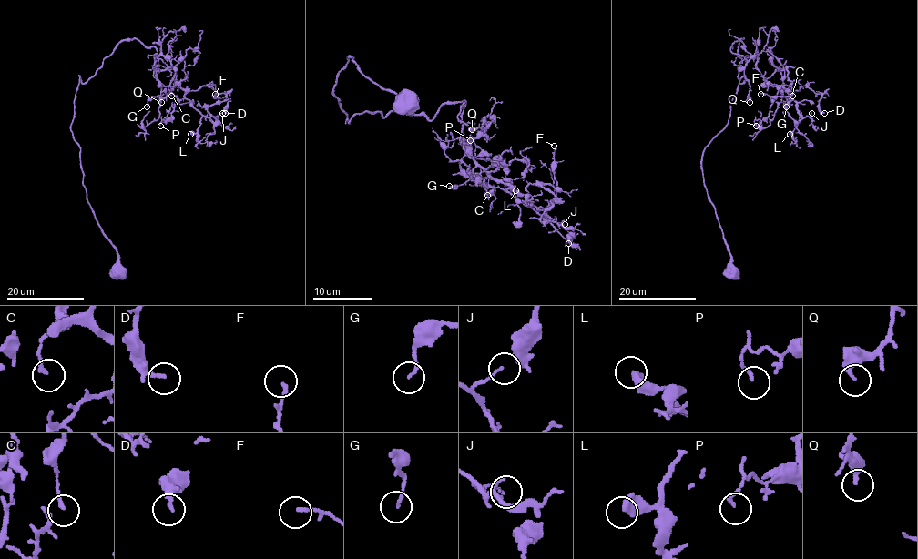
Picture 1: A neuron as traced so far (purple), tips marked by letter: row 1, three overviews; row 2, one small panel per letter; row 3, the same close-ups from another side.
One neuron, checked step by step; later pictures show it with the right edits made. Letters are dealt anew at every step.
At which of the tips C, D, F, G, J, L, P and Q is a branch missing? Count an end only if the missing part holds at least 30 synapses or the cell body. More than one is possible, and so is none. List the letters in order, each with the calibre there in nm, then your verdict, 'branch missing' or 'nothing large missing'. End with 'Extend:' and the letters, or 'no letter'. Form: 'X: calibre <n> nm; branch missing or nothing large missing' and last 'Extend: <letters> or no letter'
C: calibre 170 nm; nothing large missing
D: calibre 240 nm; nothing large missing
F: calibre 150 nm; nothing large missing
G: calibre 130 nm; nothing large missing
J: calibre 100 nm; nothing large missing
L: calibre 500 nm; nothing large missing
P: calibre 150 nm; nothing large missing
Q: calibre 320 nm; nothing large missing
Extend: no letter

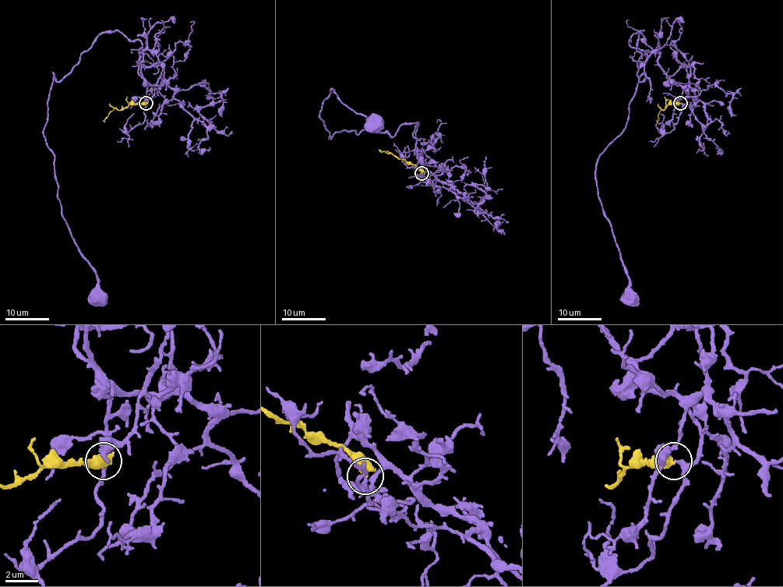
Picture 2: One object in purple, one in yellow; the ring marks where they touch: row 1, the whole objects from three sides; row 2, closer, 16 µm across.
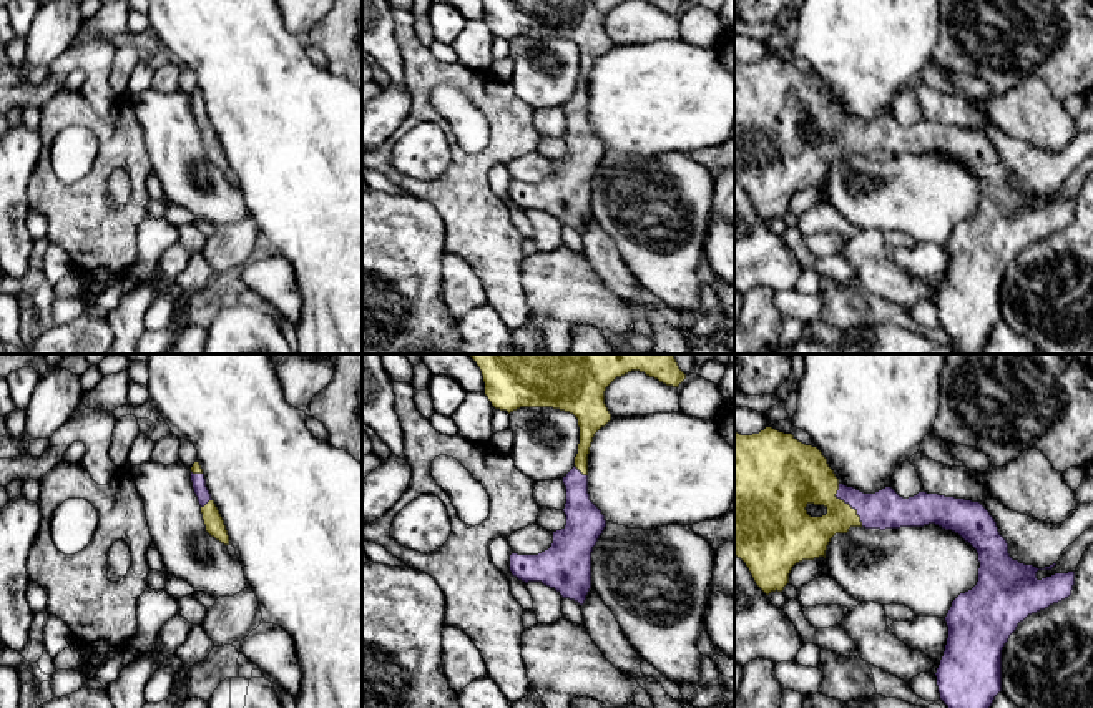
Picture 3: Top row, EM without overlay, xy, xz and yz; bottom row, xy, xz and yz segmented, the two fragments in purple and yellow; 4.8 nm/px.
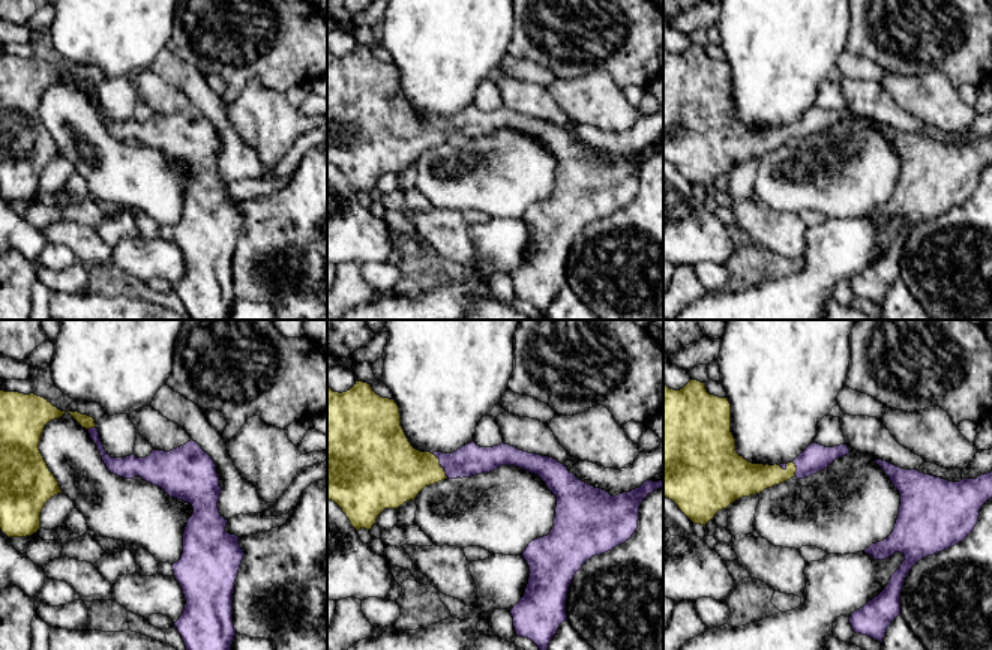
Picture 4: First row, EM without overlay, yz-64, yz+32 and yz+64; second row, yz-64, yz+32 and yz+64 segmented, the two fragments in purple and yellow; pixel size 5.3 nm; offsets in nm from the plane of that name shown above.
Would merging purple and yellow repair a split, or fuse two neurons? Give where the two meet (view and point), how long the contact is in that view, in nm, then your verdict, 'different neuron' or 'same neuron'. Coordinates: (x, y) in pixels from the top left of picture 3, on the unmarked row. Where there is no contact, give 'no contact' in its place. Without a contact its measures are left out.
contact yz (847, 130); length 240 nm; same neuron

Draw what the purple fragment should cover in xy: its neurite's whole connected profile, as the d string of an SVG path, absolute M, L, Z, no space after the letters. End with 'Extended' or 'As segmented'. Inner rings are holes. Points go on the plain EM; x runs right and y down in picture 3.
M194 90L191 95L191 110L193 110L193 116L198 125L198 130L201 133L206 160L216 168L219 168L221 171L229 173L229 163L228 163L224 148L206 115L206 106L199 90Z. Extended

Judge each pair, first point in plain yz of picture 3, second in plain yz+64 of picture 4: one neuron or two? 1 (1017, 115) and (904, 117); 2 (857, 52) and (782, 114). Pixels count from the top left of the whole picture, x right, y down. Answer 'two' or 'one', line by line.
1: two
2: one

